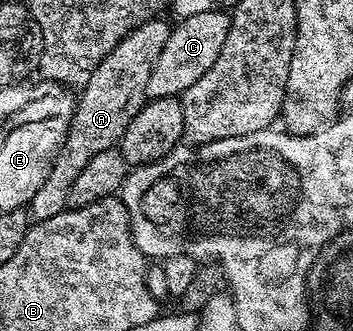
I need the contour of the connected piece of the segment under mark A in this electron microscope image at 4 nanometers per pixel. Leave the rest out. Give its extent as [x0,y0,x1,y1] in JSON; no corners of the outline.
[28,19,172,222]

